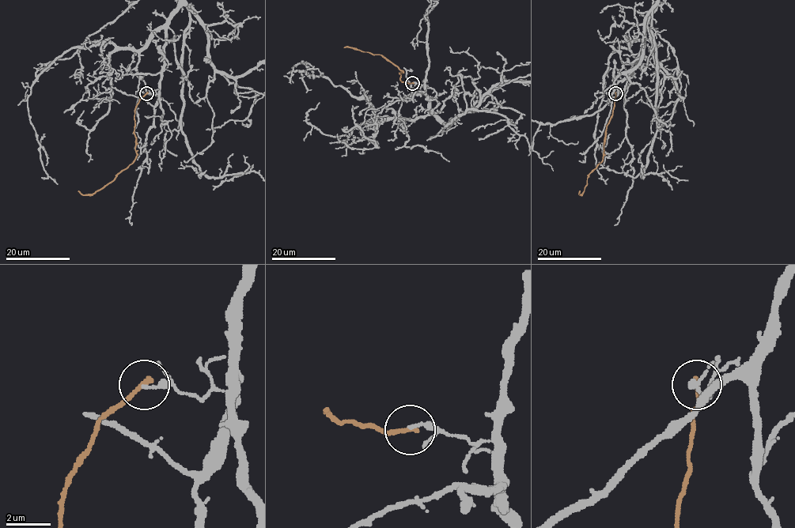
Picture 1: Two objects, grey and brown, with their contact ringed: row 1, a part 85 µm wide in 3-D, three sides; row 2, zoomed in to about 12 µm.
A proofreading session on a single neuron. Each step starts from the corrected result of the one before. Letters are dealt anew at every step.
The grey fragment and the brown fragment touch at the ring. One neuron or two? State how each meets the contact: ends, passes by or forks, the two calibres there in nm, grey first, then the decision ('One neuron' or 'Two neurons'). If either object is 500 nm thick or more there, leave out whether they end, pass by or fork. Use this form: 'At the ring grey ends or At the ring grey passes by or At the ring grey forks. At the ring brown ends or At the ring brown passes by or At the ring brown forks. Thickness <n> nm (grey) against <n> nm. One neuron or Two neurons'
At the ring grey ends. At the ring brown ends. Thickness 180 nm (grey) against 240 nm. Two neurons

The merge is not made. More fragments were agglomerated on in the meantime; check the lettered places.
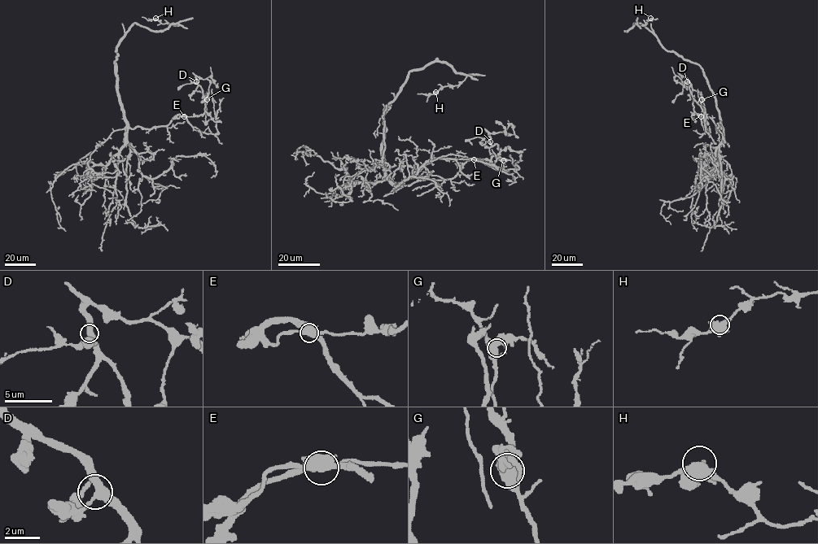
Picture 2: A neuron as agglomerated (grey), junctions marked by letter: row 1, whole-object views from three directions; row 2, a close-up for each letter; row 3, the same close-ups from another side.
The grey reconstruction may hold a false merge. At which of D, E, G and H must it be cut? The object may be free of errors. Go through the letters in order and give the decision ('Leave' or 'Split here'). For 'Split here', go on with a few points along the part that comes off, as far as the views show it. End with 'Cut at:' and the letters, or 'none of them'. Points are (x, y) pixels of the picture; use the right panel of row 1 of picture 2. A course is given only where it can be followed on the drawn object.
D: Leave
E: Leave
G: Leave
H: Leave
Cut at: none of them

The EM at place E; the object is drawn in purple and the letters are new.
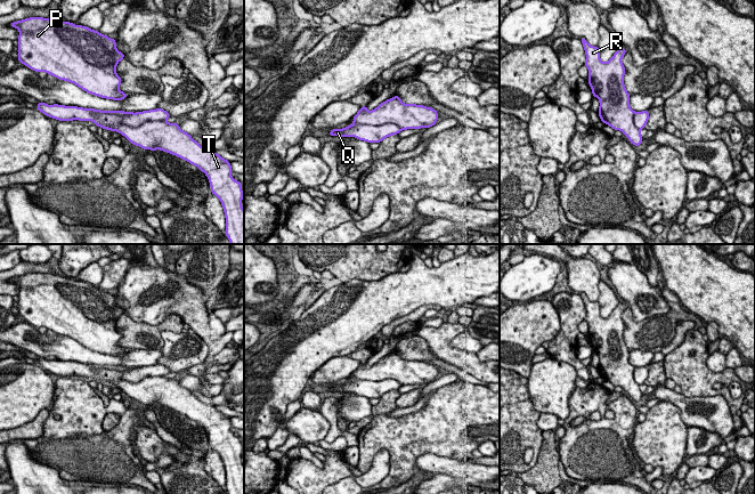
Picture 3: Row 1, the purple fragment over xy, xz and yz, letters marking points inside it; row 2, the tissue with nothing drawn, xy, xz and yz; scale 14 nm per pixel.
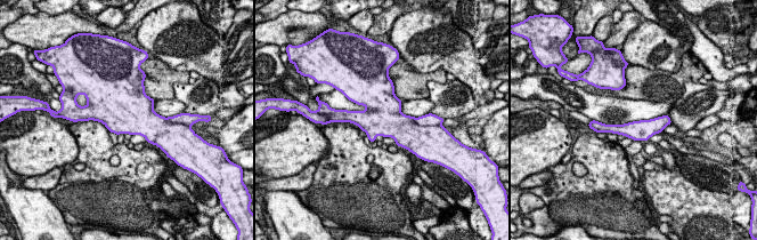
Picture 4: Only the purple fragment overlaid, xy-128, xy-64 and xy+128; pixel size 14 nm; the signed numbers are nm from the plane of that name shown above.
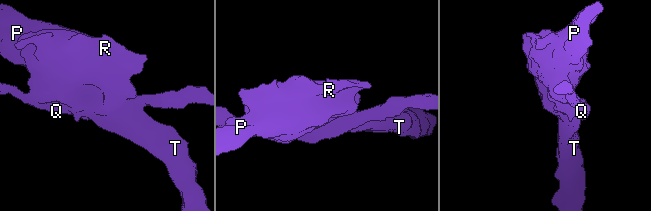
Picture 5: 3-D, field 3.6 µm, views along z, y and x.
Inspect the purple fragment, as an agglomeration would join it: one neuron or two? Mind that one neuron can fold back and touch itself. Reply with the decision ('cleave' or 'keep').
keep

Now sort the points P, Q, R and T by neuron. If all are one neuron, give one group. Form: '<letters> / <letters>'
P Q R T

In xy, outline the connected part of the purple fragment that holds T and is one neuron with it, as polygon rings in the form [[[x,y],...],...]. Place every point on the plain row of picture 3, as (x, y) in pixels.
[[[39,357],[36,364],[59,376],[92,376],[96,381],[123,390],[131,399],[144,405],[161,405],[173,410],[203,427],[211,442],[211,448],[221,457],[226,472],[226,492],[244,494],[244,464],[242,463],[242,439],[230,429],[230,419],[214,405],[202,403],[177,379],[168,379],[170,370],[162,365],[143,367],[99,366],[78,362],[47,361]]]

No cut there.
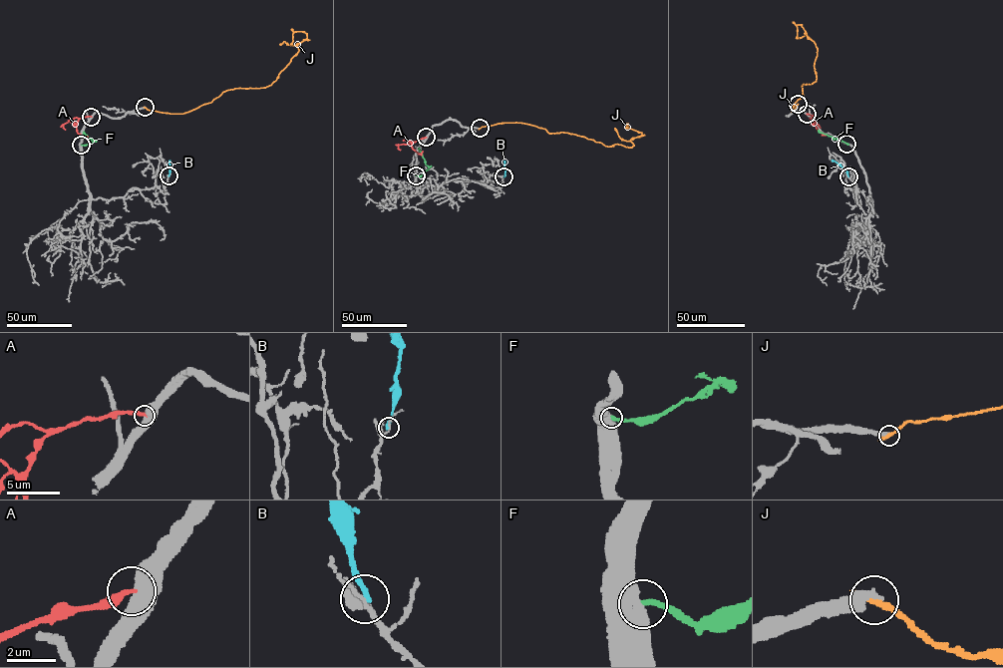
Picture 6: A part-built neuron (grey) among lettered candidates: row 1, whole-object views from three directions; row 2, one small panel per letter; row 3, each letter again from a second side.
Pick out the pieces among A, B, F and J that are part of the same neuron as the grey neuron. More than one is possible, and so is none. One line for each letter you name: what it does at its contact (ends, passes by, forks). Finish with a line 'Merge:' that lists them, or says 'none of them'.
Merge: none of them

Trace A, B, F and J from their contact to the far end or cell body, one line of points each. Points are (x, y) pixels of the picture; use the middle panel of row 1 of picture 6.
A: (426, 137), (411, 142), (417, 152), (423, 151)
B: (503, 176), (505, 161)
F: (416, 175), (421, 175), (428, 167), (418, 148)
J: (480, 128), (518, 123), (549, 133), (583, 136), (606, 146), (631, 147), (630, 140), (641, 133), (625, 127)

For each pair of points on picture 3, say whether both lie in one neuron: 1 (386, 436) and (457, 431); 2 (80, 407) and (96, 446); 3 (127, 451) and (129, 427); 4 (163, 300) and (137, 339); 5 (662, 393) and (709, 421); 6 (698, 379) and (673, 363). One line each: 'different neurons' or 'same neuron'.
1: same neuron
2: same neuron
3: same neuron
4: different neurons
5: same neuron
6: same neuron

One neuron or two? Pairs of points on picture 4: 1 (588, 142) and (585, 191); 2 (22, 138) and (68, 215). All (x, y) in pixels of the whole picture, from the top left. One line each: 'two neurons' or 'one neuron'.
1: one neuron
2: two neurons

